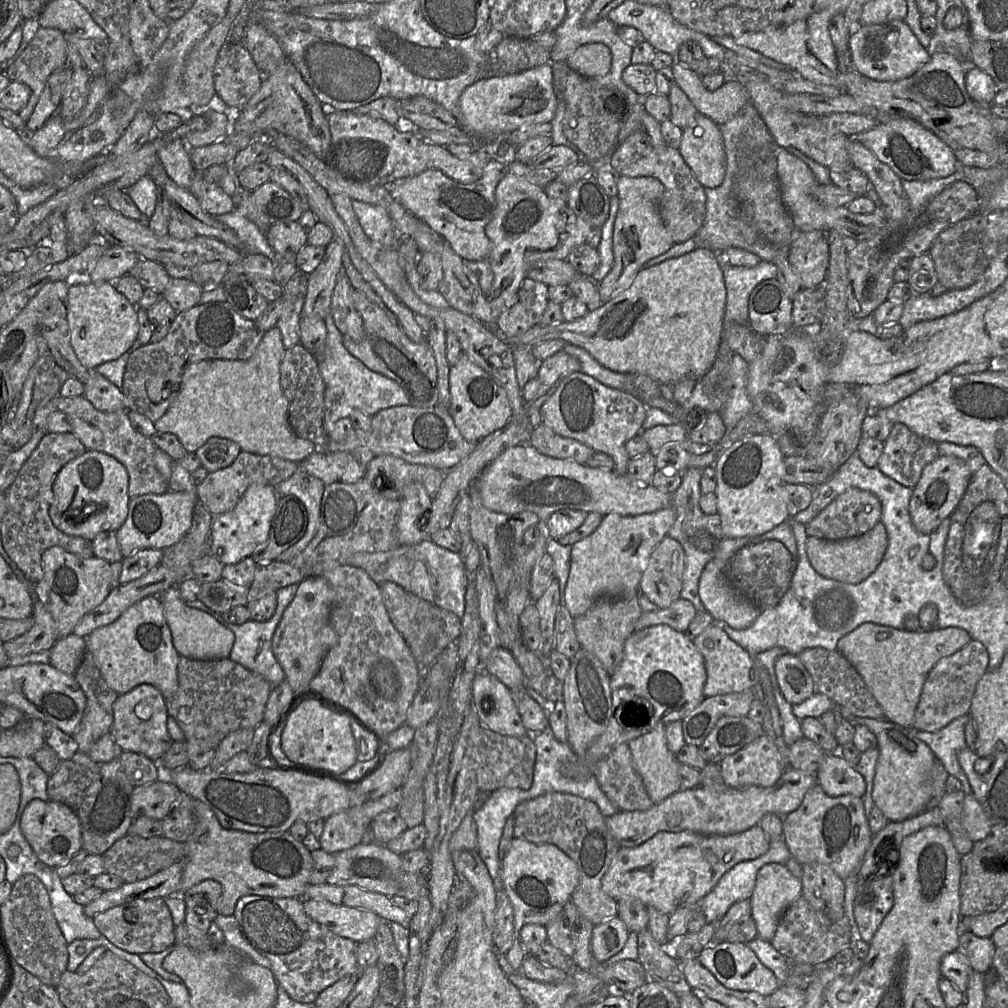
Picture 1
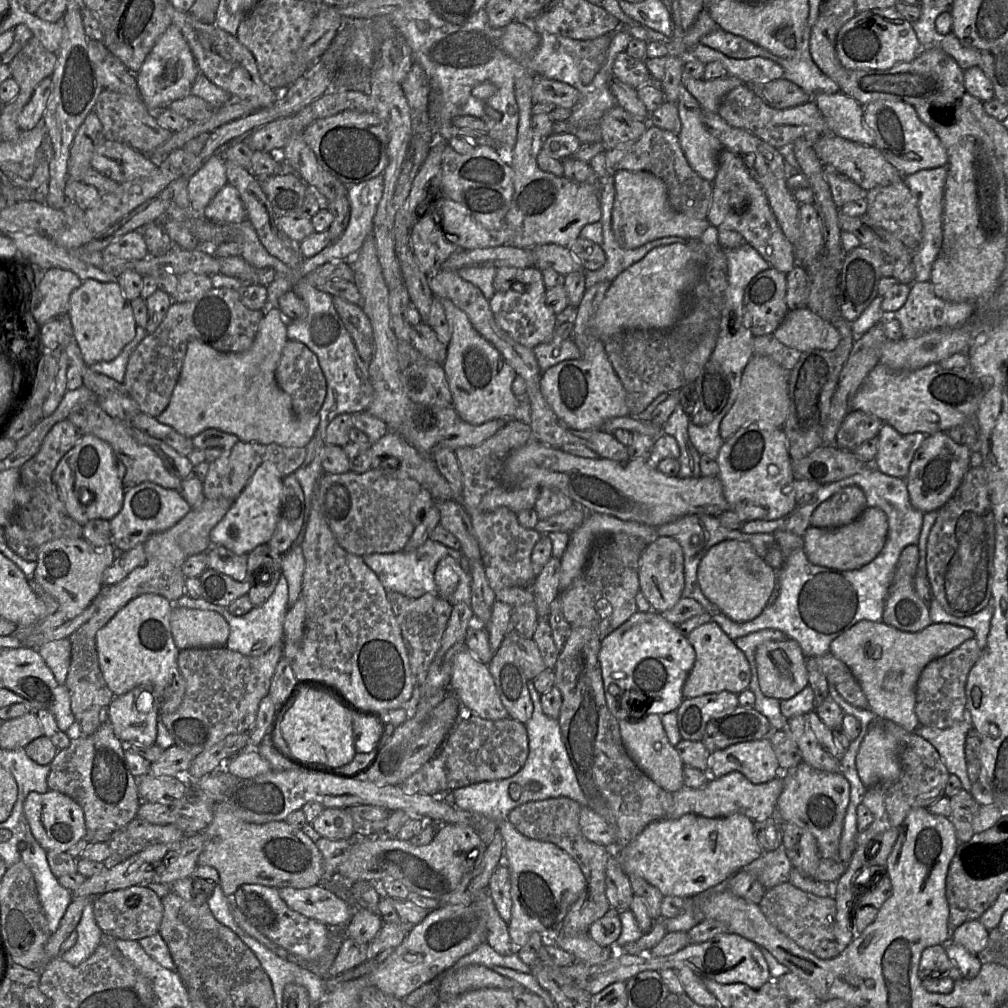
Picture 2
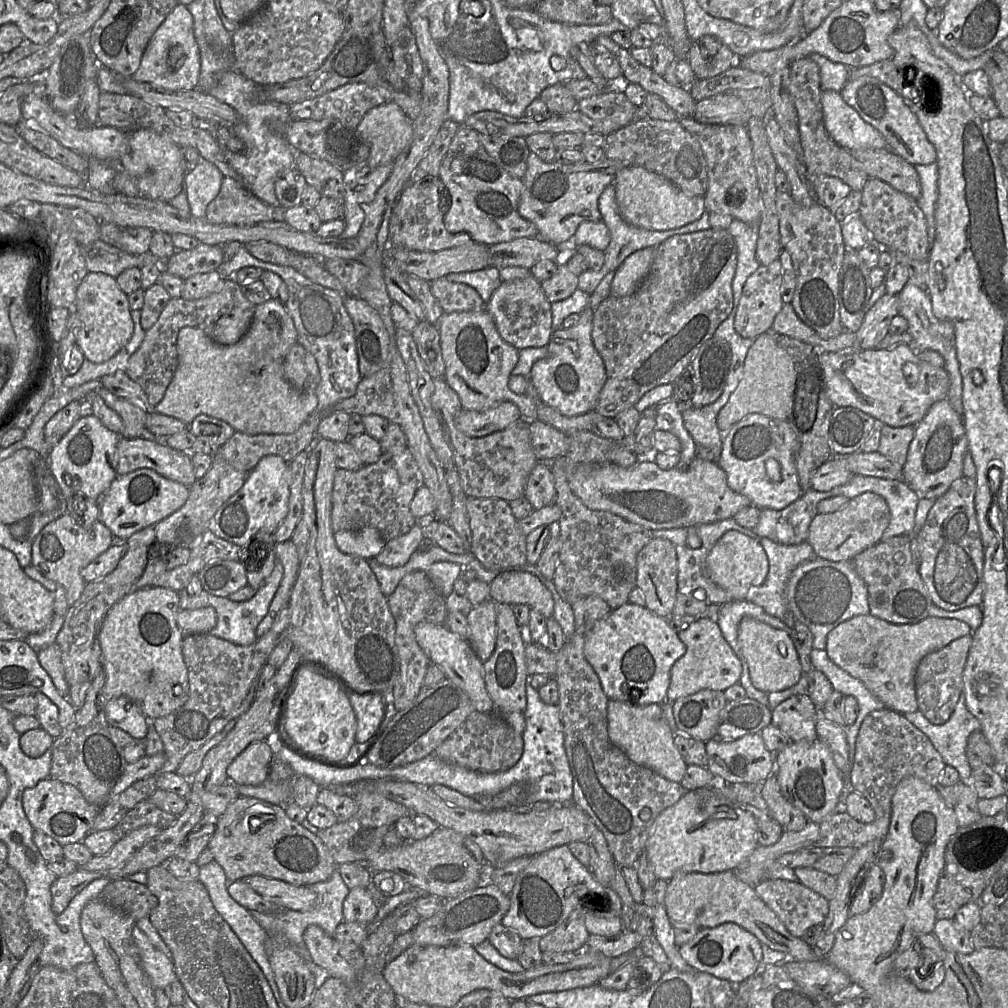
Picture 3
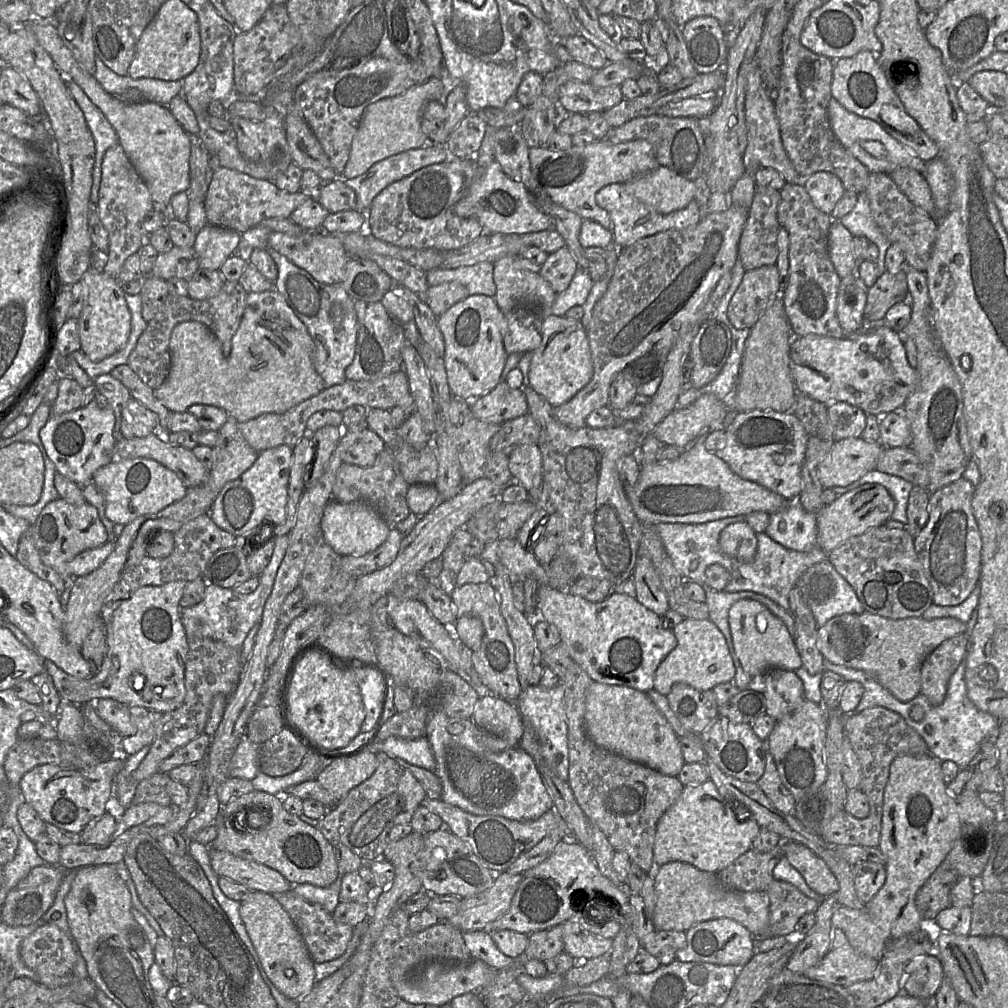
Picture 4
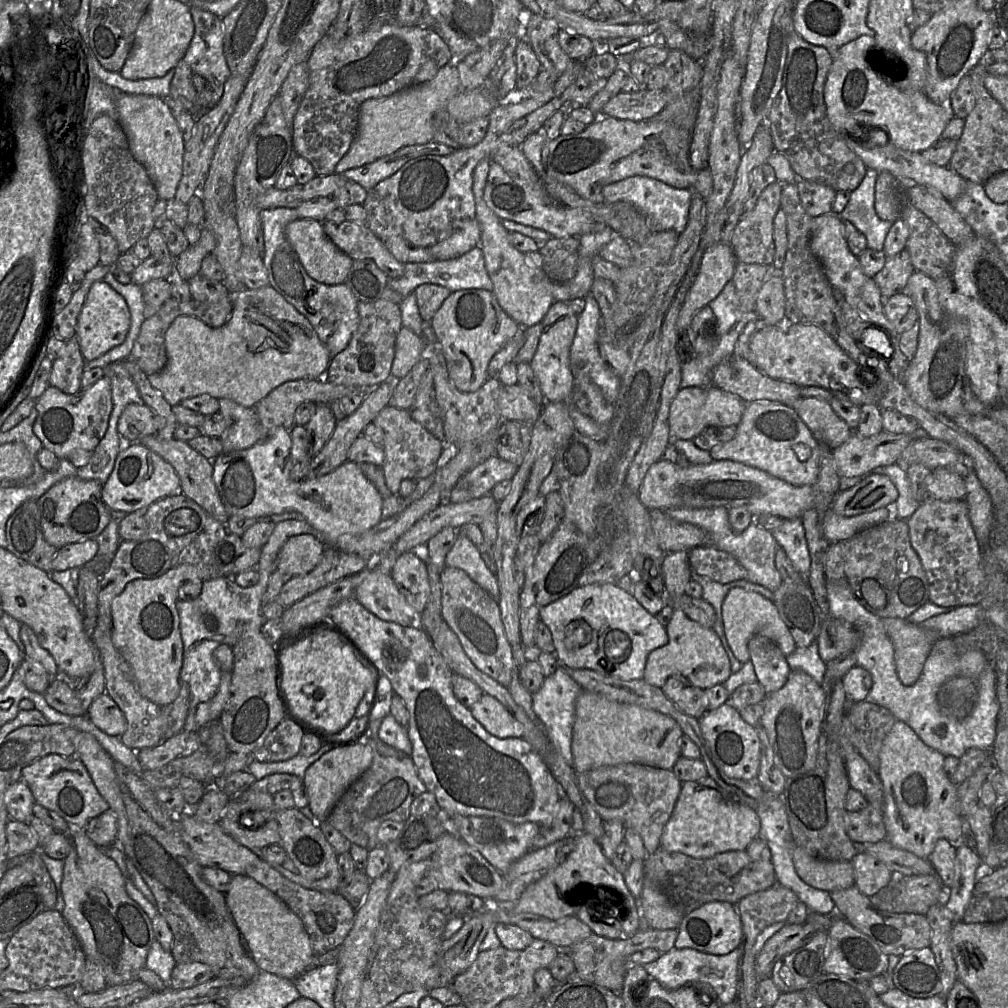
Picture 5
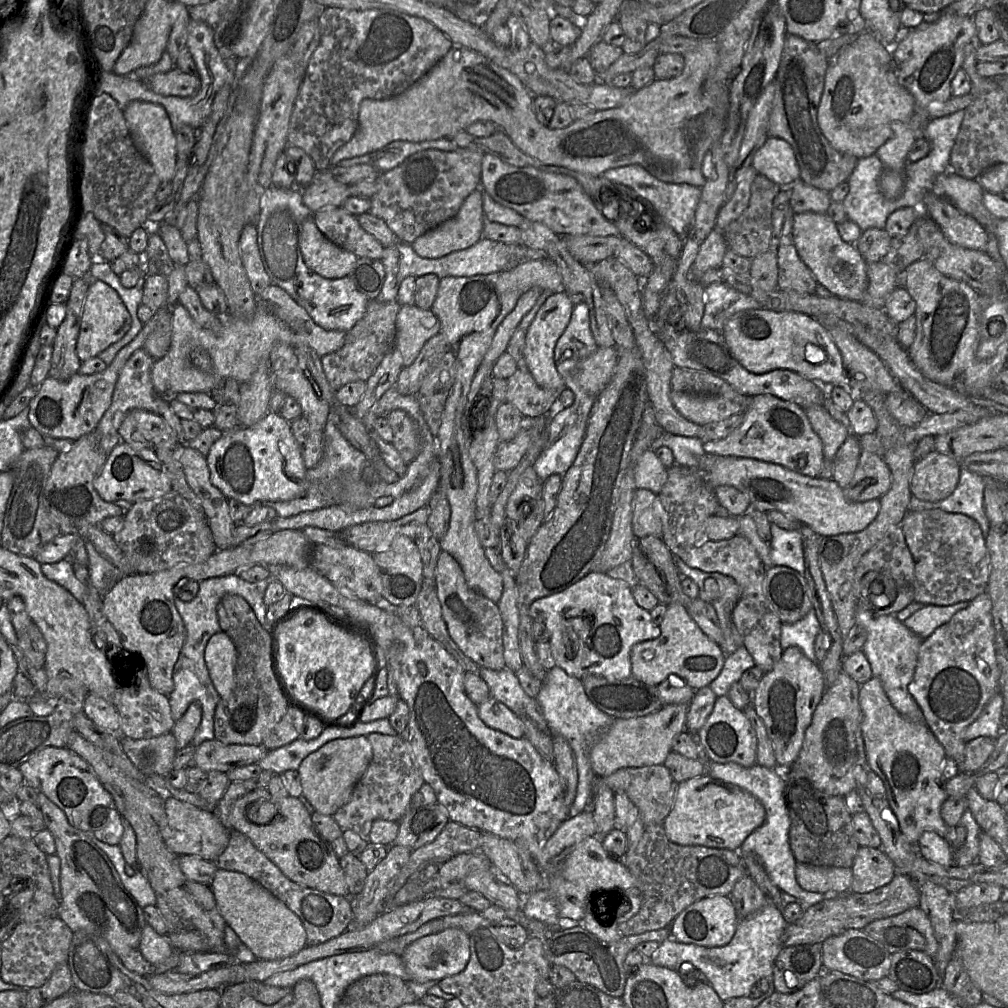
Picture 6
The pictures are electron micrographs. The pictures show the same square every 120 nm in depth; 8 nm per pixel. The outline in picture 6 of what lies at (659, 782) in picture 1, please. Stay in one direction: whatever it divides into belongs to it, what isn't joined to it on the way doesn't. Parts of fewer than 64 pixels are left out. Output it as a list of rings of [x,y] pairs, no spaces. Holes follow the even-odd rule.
[[[667,704],[657,712],[634,718],[615,718],[590,751],[590,762],[597,777],[613,774],[619,769],[663,765],[672,751],[673,739],[686,730],[689,704]]]

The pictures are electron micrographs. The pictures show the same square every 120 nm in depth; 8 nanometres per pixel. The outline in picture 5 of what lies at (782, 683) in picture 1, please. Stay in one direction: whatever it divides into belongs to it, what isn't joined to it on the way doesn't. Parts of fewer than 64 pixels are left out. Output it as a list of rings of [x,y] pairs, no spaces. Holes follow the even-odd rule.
[[[737,587],[730,589],[723,601],[722,615],[728,644],[741,663],[750,660],[748,643],[755,634],[766,636],[774,641],[785,656],[793,653],[797,647],[777,607],[772,601],[759,593]]]

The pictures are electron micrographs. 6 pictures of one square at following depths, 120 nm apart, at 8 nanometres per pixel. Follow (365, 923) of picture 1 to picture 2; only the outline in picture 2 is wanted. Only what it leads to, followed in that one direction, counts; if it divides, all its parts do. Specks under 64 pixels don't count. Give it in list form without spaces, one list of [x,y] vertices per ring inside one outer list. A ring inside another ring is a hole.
[[[324,885],[304,889],[283,887],[277,890],[290,909],[329,928],[345,927],[354,910],[353,904],[339,898]]]

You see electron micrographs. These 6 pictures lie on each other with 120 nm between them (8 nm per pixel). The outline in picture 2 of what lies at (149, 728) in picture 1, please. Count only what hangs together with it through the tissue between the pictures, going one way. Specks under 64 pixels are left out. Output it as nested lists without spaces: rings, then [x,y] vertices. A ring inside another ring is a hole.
[[[137,686],[115,696],[107,708],[107,719],[123,743],[154,745],[159,708],[151,686]]]

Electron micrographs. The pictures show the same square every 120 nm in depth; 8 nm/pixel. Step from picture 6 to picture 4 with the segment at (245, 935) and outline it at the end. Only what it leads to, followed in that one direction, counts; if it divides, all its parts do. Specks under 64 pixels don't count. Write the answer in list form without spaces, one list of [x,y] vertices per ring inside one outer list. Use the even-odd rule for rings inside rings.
[[[251,890],[240,902],[240,916],[270,982],[286,997],[299,1001],[315,985],[314,962],[290,915],[269,893]]]

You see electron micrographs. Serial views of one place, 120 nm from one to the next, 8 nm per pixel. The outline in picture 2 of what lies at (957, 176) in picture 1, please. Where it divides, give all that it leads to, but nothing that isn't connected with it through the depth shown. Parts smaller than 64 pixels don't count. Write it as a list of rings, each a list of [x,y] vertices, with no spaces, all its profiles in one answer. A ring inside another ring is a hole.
[[[944,165],[937,168],[919,170],[913,174],[904,176],[903,179],[917,201],[923,225],[922,239],[917,248],[912,251],[912,263],[914,265],[915,280],[917,281],[928,281],[930,279],[934,260],[941,247],[943,196],[947,172],[948,167]]]

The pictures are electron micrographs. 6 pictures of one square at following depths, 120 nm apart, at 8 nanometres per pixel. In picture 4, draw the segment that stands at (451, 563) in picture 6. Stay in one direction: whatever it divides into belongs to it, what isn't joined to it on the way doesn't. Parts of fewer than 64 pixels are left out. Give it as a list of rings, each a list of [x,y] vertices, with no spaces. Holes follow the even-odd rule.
[[[468,583],[456,586],[450,597],[458,618],[463,615],[474,615],[483,622],[484,636],[481,645],[478,650],[472,652],[472,662],[480,677],[480,684],[489,693],[517,705],[522,694],[522,688],[515,661],[515,647],[501,613],[499,598],[492,583]]]

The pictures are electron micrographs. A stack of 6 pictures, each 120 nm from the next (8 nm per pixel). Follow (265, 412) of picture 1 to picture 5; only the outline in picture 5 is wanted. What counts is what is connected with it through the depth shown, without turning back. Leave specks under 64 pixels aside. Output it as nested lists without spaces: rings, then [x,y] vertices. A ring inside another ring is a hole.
[[[268,285],[258,289],[242,289],[234,295],[233,311],[229,321],[219,328],[212,328],[202,320],[193,316],[178,316],[165,335],[167,364],[162,371],[147,376],[150,384],[165,397],[171,406],[180,405],[183,400],[197,396],[211,396],[216,399],[231,399],[243,407],[254,408],[272,390],[287,381],[294,380],[320,380],[324,379],[331,360],[331,355],[325,345],[320,341],[311,323],[294,306],[285,300],[272,286]]]

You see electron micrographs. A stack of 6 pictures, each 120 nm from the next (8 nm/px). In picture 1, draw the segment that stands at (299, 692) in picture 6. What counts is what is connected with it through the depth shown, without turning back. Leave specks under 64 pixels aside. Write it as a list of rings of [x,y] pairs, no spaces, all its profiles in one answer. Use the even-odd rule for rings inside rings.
[[[315,700],[302,702],[283,726],[282,750],[293,765],[327,773],[337,778],[357,762],[357,750],[351,721]]]

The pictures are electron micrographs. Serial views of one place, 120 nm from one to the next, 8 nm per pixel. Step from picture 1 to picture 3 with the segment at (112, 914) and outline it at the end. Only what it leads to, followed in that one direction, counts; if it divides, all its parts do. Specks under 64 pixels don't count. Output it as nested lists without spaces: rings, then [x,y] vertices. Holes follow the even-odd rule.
[[[129,878],[109,882],[104,887],[100,899],[135,921],[148,918],[158,905],[158,898],[145,884]]]

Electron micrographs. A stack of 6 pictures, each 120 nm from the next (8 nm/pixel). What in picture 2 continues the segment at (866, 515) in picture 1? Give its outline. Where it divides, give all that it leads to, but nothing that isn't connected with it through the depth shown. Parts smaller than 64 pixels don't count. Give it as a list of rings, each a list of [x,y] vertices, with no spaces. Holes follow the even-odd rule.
[[[848,486],[822,502],[810,517],[810,526],[837,528],[856,520],[868,507],[866,497],[858,486]]]

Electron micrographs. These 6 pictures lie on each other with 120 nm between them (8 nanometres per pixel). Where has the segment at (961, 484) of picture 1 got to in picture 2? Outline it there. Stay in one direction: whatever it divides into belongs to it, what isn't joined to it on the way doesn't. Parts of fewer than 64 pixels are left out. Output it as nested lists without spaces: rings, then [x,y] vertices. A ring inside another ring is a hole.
[[[947,432],[926,435],[916,450],[905,479],[914,508],[922,513],[938,511],[954,494],[970,468],[970,450],[954,442]]]

